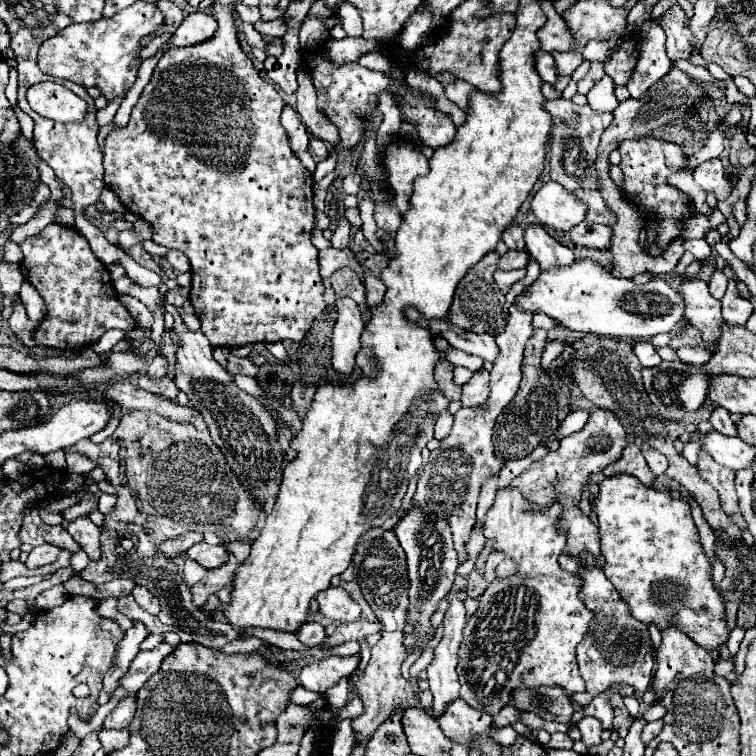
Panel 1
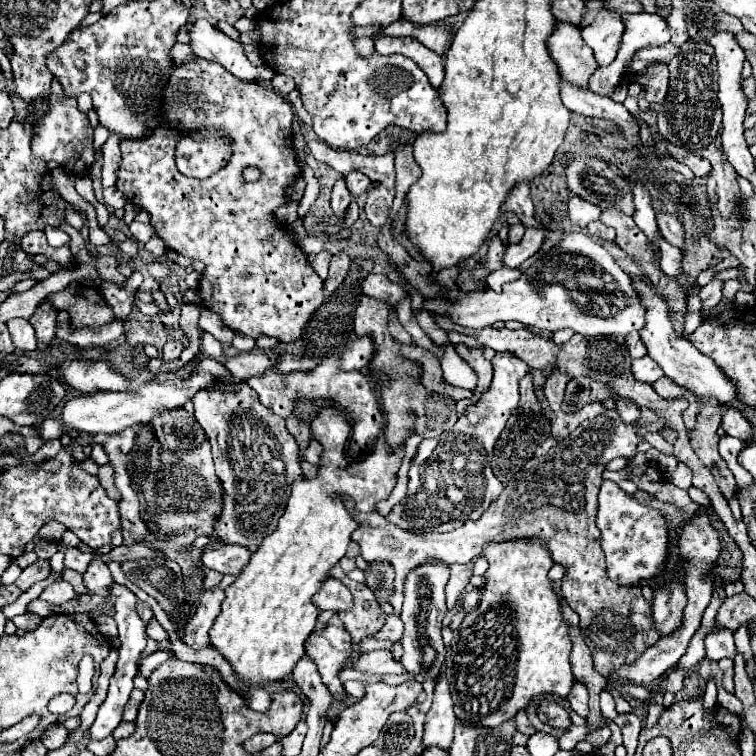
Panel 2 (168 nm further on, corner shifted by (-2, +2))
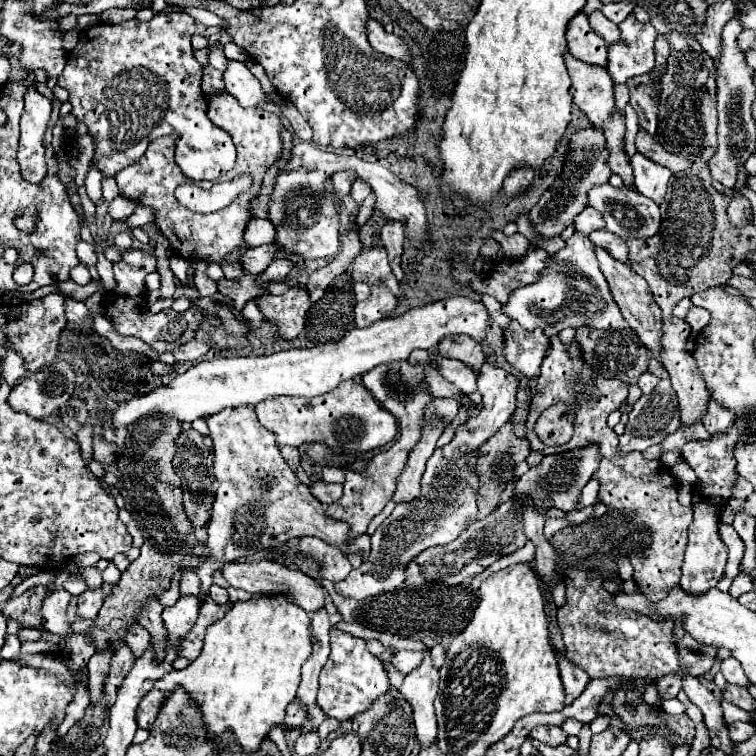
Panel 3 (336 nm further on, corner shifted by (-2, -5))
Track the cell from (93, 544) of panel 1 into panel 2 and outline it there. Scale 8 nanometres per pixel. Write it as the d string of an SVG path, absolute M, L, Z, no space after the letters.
M91 549L89 553L93 555L93 561L89 563L87 571L83 573L85 587L95 595L107 597L107 585L111 585L111 581L113 581L111 571L109 571L107 563L103 561L103 553L99 553L97 549Z

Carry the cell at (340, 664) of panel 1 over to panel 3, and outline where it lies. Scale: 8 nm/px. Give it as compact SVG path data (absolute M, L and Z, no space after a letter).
M395 652L391 662L395 670L399 670L401 674L409 674L415 666L423 662L423 652Z

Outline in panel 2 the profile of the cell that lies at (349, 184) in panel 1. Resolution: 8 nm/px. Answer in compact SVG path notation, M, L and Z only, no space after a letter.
M347 173L345 183L347 183L347 189L351 191L351 195L359 197L361 193L365 193L369 189L371 181L367 181L367 177L363 173Z

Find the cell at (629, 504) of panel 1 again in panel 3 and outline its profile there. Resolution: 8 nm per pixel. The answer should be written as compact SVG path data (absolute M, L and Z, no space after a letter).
M733 658L721 660L721 672L723 672L723 676L725 676L725 680L727 680L729 684L745 686L745 688L751 686L749 680L747 680L747 676L745 676L745 672L743 672L743 668L741 668L741 664L735 662Z

